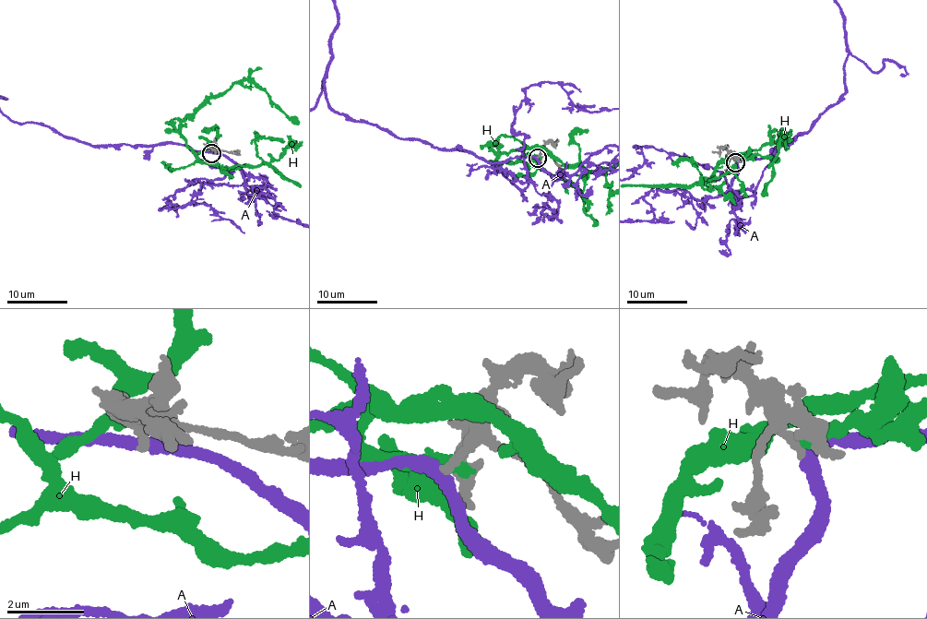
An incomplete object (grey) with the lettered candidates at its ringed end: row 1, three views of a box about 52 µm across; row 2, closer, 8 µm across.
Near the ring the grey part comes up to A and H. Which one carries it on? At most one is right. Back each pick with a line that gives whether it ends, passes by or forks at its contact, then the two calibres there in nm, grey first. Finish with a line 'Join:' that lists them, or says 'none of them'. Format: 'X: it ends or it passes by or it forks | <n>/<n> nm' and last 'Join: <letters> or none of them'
Join: none of them

